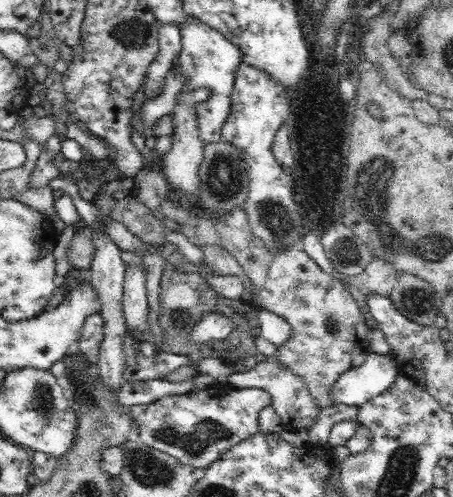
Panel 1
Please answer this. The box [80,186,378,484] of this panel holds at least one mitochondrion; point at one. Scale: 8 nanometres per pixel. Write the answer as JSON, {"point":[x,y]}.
{"point":[208,431]}

